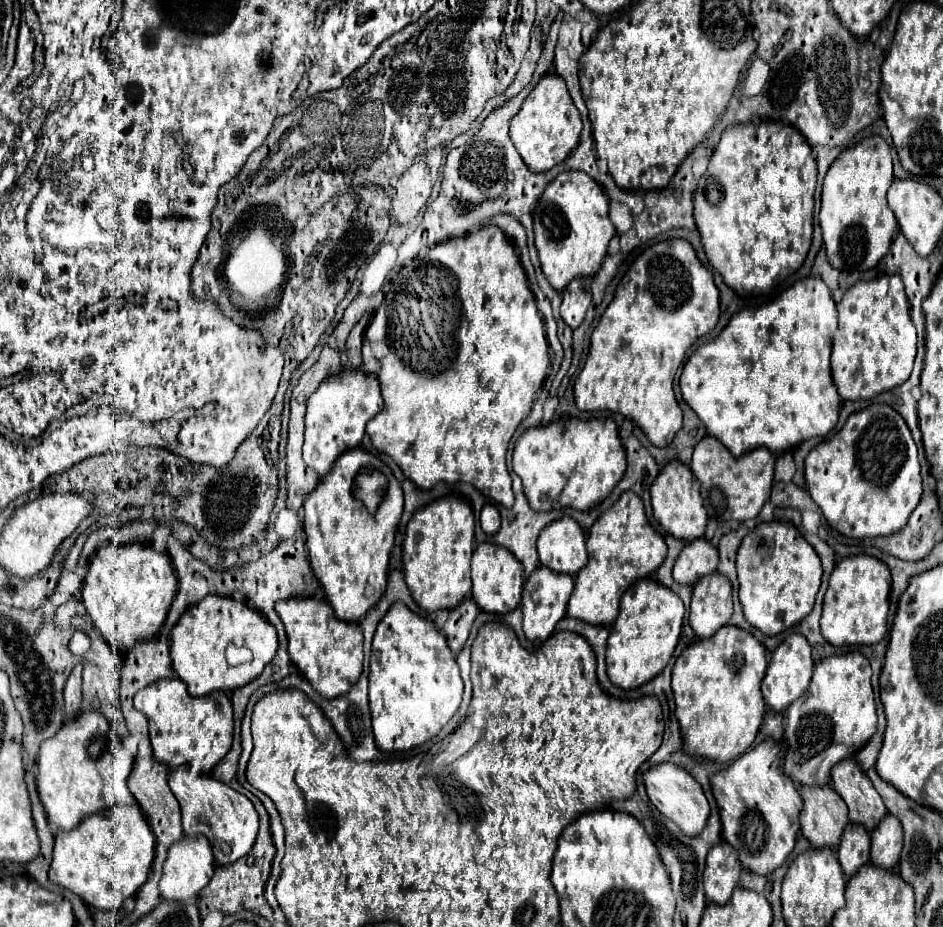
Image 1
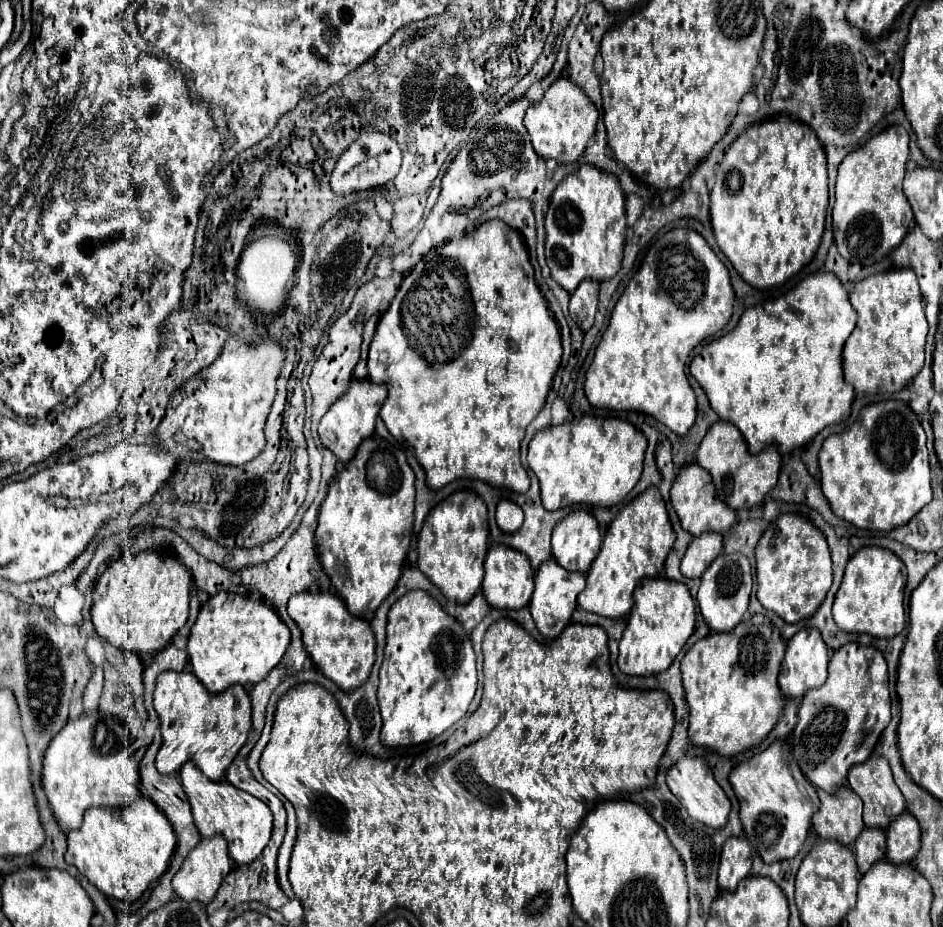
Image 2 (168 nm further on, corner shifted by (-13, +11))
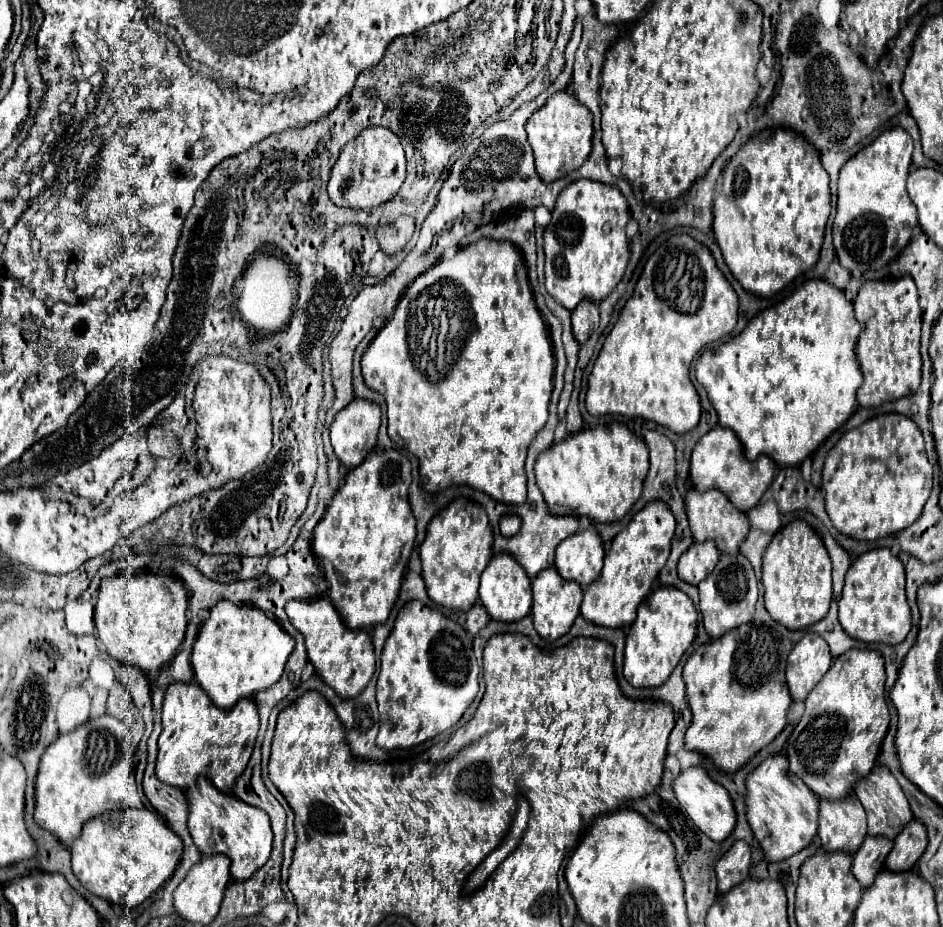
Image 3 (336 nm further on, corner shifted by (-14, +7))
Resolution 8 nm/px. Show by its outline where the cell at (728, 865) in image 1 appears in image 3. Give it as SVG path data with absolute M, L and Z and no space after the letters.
M744 840L734 842L734 846L718 860L716 876L718 876L718 892L724 894L736 884L740 884L750 872L750 846Z

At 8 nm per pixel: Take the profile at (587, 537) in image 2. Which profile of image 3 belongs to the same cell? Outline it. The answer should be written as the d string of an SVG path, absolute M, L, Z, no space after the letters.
M588 526L564 540L556 550L556 570L564 580L574 580L582 588L600 578L604 546L598 532Z

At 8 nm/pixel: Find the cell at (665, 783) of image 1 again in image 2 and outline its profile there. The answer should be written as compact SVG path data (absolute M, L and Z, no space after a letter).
M685 756L679 762L675 762L669 770L667 770L667 786L669 790L679 798L679 802L687 808L689 816L693 820L699 820L711 828L723 828L731 810L731 802L725 796L725 792L721 790L721 786L715 782L707 762L703 758L691 758Z

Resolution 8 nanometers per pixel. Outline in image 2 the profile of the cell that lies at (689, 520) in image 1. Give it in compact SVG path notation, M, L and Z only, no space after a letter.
M697 462L685 464L679 470L675 484L671 488L671 504L673 504L673 510L677 512L677 516L681 520L683 530L687 530L695 536L699 536L703 532L725 534L735 524L735 512L717 496L711 474L705 468L701 468Z

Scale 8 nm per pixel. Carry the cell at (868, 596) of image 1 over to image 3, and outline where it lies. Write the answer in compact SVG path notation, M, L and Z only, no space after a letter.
M890 548L870 550L852 562L838 600L838 620L848 636L862 642L884 642L888 646L904 642L912 628L912 614L904 592L904 566Z

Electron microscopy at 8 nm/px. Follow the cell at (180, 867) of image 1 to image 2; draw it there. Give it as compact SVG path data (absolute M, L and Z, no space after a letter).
M213 836L211 840L201 840L187 854L179 872L173 876L173 890L183 900L189 900L189 902L197 900L197 902L207 904L215 896L217 888L221 886L221 880L229 874L231 866L233 866L233 862L227 856L227 840L223 840L223 836Z

